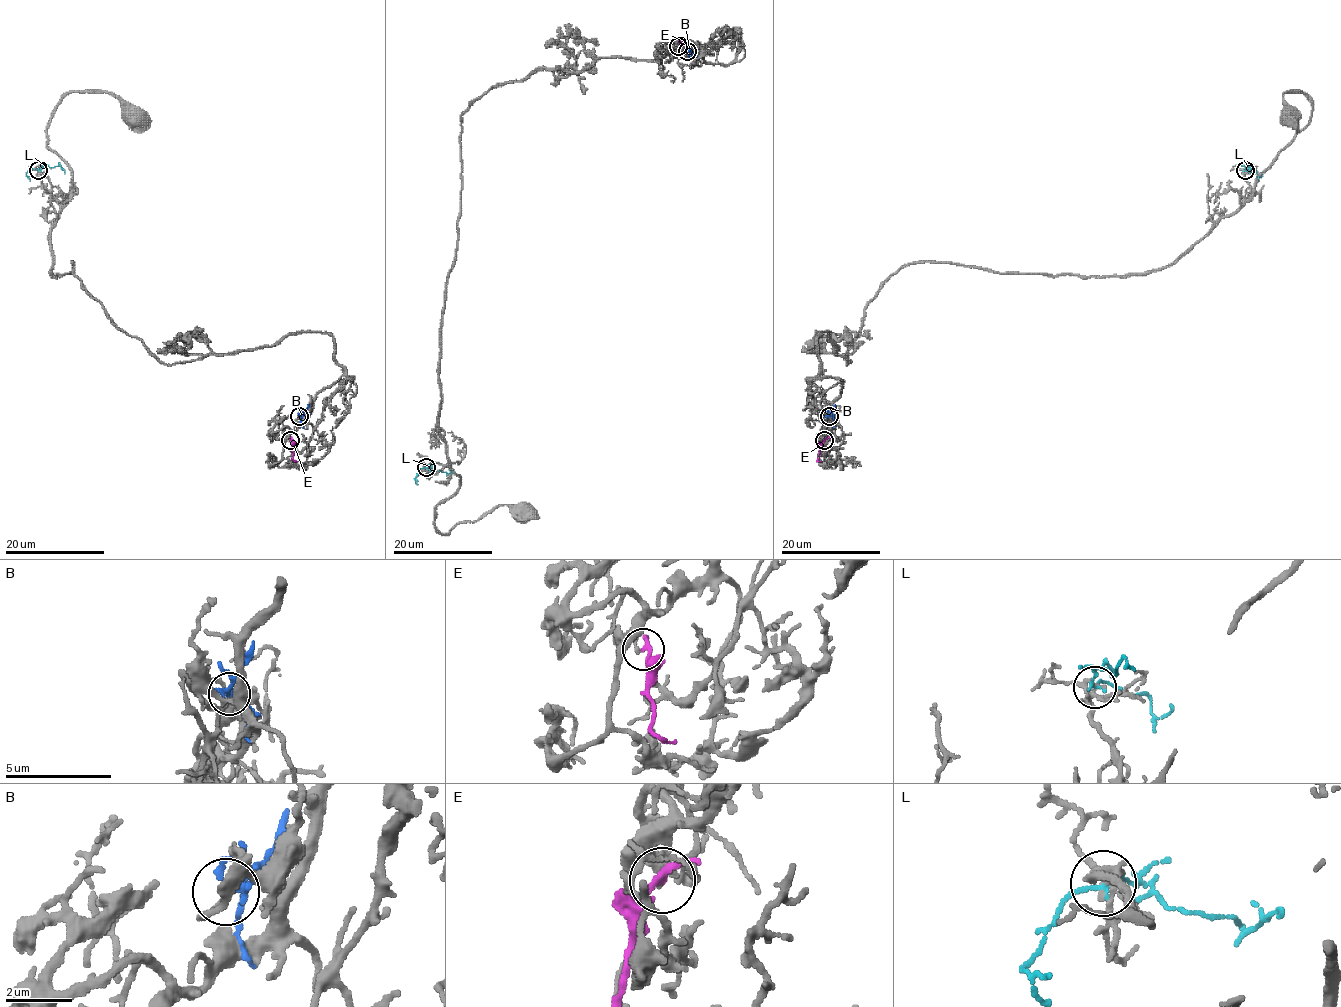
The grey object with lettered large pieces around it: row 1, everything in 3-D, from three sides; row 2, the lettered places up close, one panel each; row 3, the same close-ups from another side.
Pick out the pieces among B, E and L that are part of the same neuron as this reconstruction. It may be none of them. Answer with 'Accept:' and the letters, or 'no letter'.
Accept: no letter

